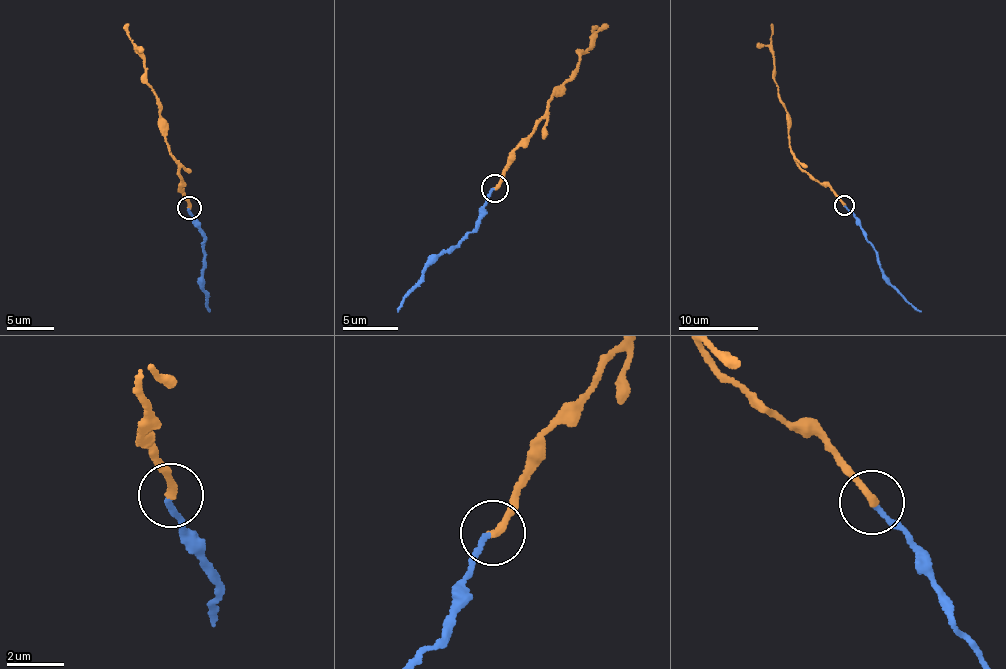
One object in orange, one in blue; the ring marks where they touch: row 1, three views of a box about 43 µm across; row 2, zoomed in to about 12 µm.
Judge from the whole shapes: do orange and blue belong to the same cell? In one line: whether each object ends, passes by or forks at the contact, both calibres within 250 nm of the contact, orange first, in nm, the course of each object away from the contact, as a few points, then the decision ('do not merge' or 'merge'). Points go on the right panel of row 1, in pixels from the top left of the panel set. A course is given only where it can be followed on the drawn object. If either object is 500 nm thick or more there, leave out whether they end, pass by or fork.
orange ends; blue ends; calibres 240 and 170 nm; course orange (843, 205), (828, 187), (795, 160), (787, 115), (774, 77), (771, 24); course blue (843, 205), (853, 214), (877, 255), (883, 276), (920, 311); merge

